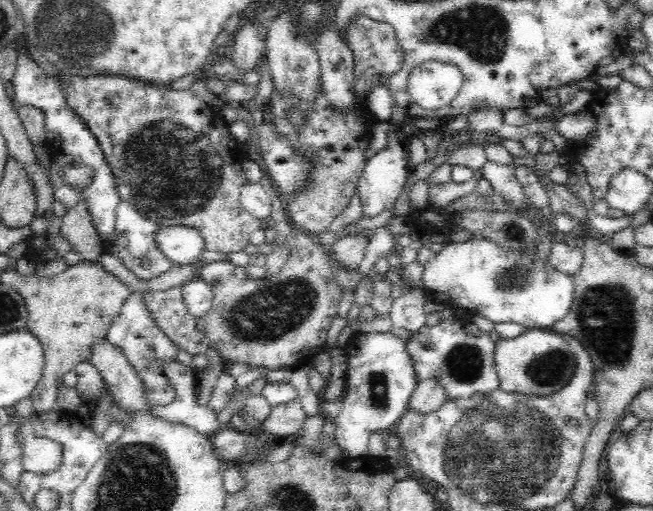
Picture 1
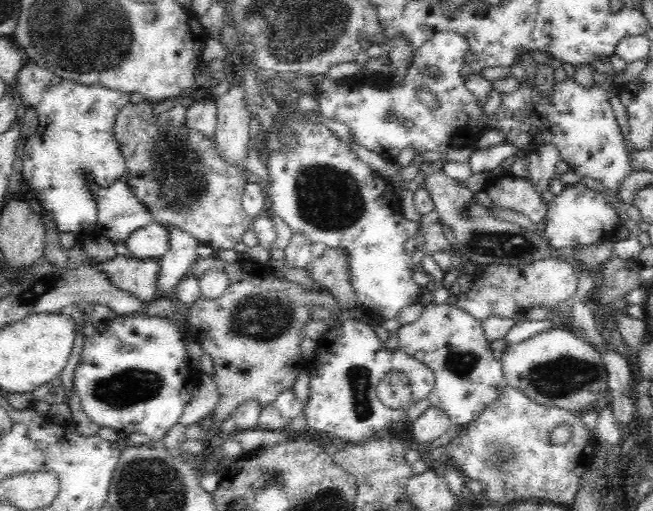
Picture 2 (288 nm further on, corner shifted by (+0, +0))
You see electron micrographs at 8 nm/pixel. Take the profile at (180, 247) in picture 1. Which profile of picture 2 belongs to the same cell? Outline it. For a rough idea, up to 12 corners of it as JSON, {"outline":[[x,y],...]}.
{"outline":[[148,224],[126,238],[134,260],[162,258],[168,250],[164,224]]}

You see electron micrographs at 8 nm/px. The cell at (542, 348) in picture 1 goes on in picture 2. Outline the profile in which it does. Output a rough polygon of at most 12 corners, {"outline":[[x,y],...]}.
{"outline":[[568,328],[506,348],[510,388],[546,408],[608,404],[608,368]]}

